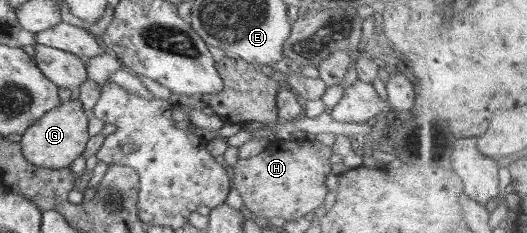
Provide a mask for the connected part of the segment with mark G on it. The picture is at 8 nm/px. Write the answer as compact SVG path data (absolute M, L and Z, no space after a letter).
M79 99L48 110L22 134L19 142L22 156L34 166L62 170L71 167L73 161L82 156L90 138L88 120Z

